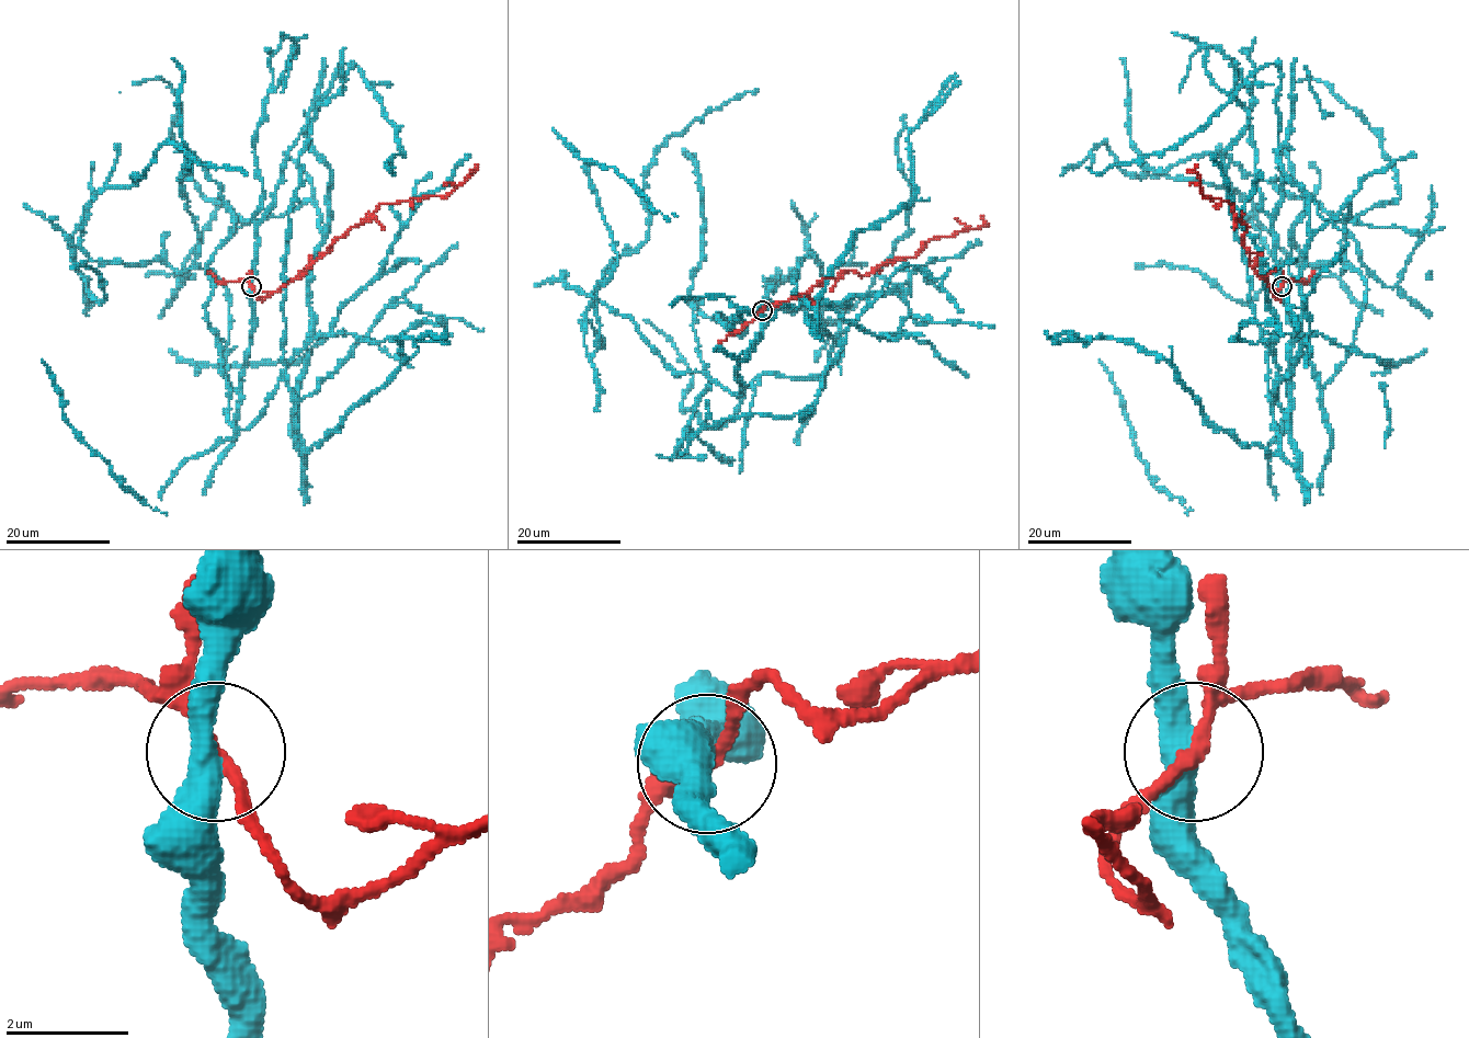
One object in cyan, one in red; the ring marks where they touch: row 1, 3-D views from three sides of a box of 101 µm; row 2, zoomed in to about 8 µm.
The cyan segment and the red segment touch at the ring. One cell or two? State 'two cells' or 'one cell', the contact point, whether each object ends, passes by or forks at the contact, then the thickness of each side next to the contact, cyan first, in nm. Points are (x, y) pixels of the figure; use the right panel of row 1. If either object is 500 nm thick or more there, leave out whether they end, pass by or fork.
two cells; place (1282, 286); cyan passes by; red passes by; calibres 440 and 200 nm

